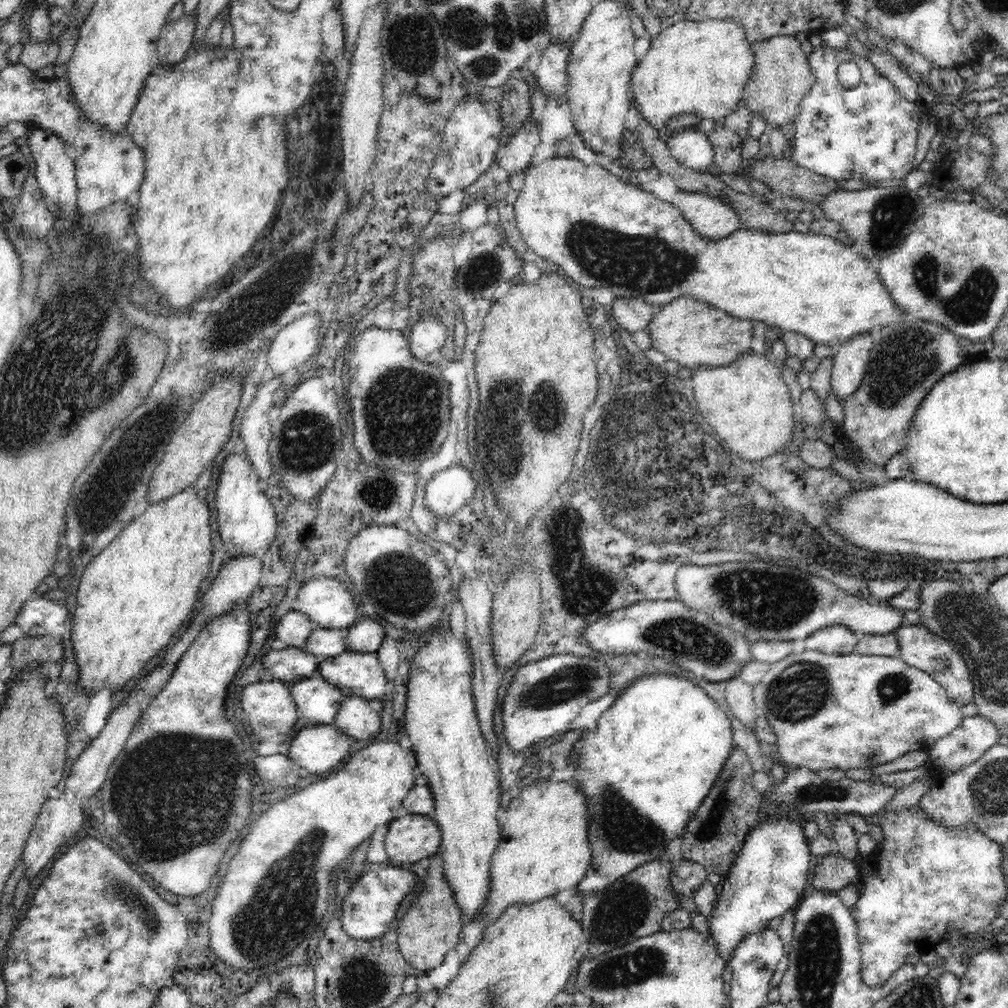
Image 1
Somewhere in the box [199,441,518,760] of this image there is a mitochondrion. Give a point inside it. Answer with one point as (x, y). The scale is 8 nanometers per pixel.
(401, 586)

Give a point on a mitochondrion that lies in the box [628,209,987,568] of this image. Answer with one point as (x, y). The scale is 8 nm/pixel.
(907, 359)

